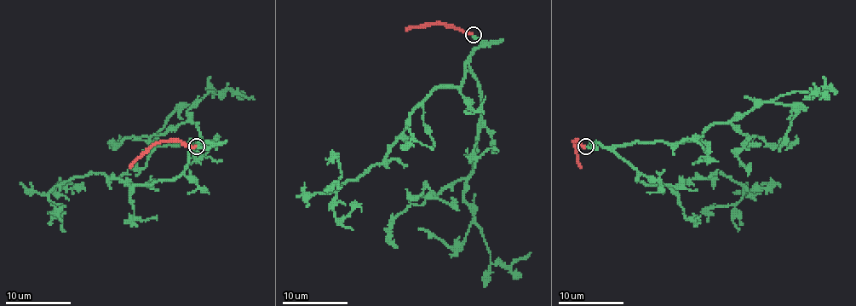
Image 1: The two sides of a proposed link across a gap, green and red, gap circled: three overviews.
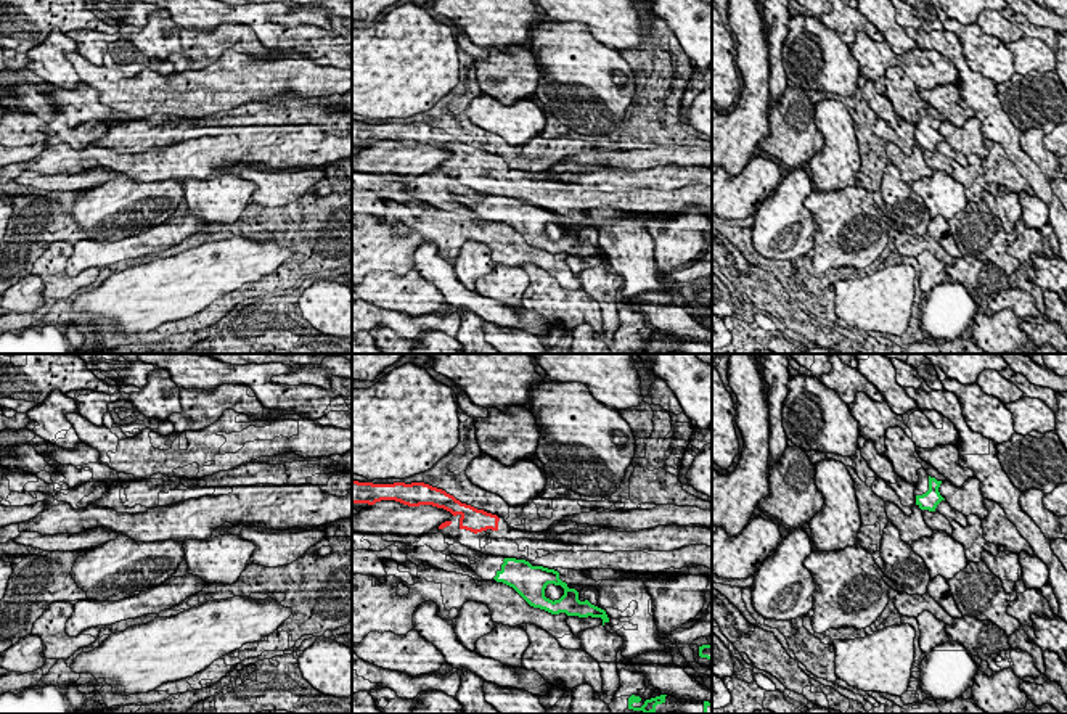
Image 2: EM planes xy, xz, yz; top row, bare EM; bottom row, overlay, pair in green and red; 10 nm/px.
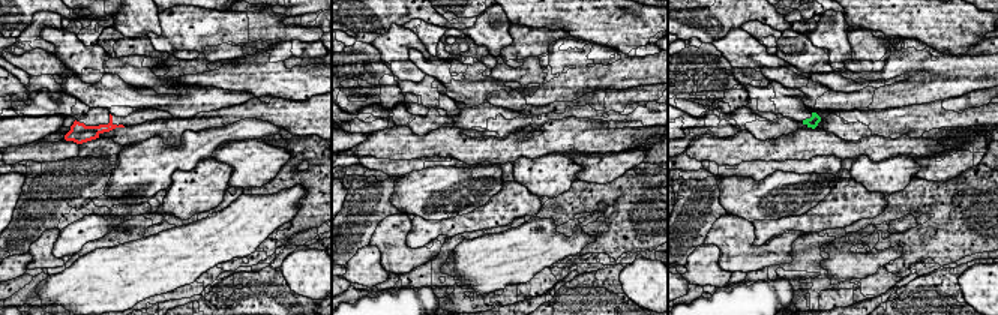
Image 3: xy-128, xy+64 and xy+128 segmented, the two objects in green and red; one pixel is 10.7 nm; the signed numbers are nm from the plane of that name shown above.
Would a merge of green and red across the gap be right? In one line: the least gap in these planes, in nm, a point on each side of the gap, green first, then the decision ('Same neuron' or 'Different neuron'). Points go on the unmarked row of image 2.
Distance 300 nm. Across: xz (505, 198), (497, 169). Different neuron

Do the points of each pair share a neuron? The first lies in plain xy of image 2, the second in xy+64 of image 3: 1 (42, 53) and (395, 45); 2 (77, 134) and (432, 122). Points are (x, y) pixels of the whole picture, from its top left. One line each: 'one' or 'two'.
1: one
2: one

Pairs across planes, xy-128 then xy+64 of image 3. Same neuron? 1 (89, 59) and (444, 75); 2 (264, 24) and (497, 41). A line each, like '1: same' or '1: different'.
1: same
2: different

